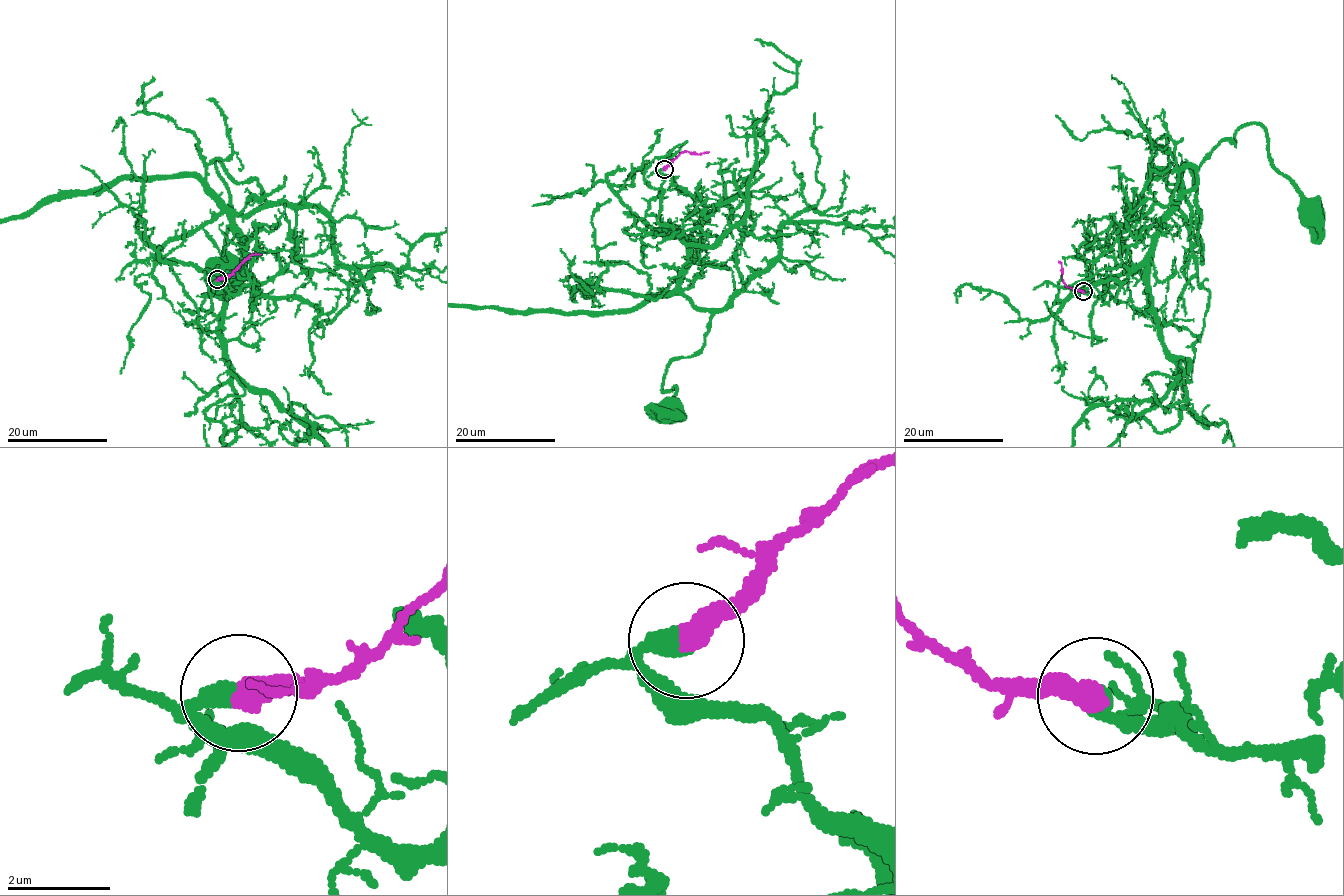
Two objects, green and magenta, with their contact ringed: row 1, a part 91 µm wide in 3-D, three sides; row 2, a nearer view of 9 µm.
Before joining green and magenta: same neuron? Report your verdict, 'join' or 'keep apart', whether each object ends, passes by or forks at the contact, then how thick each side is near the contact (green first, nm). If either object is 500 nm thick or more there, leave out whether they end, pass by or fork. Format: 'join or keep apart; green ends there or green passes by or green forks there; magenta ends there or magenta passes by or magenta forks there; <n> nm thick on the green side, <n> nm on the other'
join; green ends there; magenta ends there; 400 nm thick on the green side, 460 nm on the other

